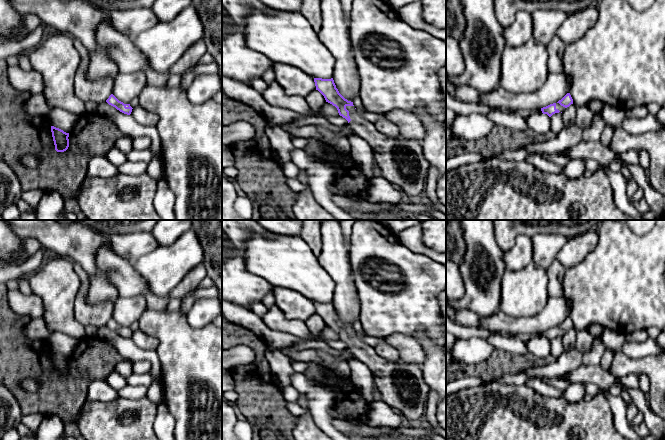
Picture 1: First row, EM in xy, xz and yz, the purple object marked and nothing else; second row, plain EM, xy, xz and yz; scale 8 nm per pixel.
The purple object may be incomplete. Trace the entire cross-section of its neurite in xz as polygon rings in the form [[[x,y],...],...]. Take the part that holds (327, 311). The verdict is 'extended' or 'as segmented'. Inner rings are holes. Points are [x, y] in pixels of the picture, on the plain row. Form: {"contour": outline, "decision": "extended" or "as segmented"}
{"contour": [[[314,302],[314,306],[316,314],[324,320],[326,326],[335,330],[355,358],[371,370],[382,400],[400,413],[408,425],[421,423],[430,392],[421,367],[414,363],[392,362],[380,357],[373,347],[358,338],[353,326],[339,317],[333,302]]], "decision": "extended"}

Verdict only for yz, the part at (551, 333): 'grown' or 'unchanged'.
grown

